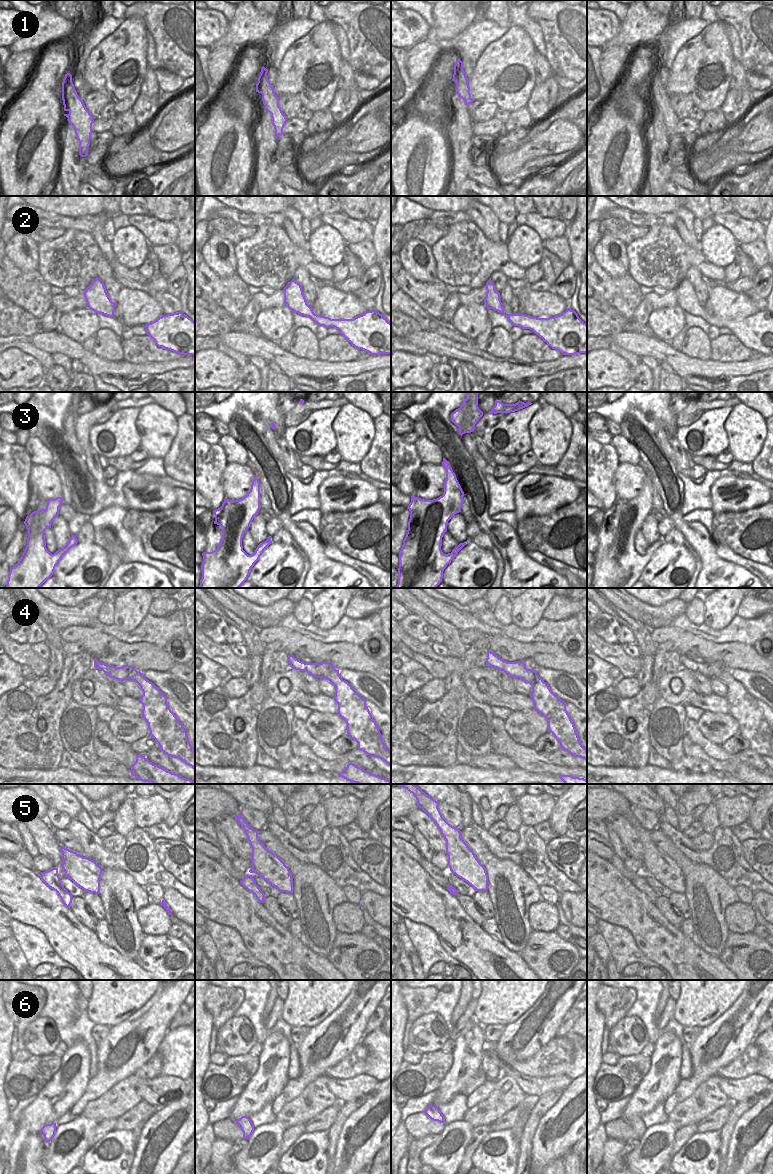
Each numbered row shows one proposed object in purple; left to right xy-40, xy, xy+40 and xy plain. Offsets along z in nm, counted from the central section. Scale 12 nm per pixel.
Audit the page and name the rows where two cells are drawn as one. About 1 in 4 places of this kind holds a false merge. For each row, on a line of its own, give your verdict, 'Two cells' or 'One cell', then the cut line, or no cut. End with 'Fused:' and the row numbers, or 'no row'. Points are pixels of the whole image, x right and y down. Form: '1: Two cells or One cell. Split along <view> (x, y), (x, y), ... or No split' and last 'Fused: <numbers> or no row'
1: One cell. No split
2: One cell. No split
3: One cell. No split
4: Two cells. Split along xy (316, 667), (323, 675), (327, 675), (335, 669)
5: Two cells. Split along xy (252, 867), (254, 872)
6: One cell. No split
Fused: 4, 5

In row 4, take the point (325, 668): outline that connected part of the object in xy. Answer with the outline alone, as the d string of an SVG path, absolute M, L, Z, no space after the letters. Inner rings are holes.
M321 662L318 664L319 672L323 675L323 676L327 676L328 674L330 674L333 670L336 670L335 667L333 666L332 663L330 662Z

